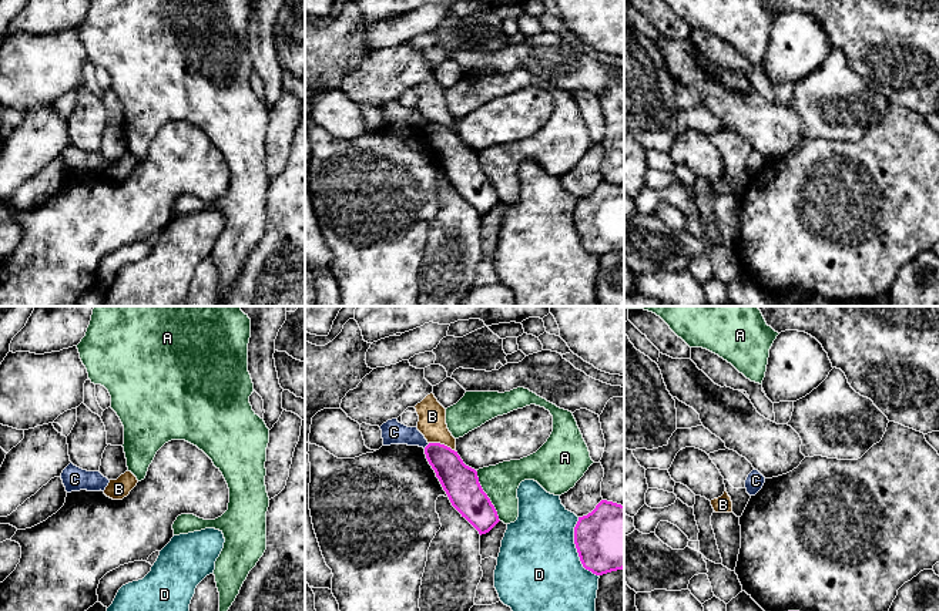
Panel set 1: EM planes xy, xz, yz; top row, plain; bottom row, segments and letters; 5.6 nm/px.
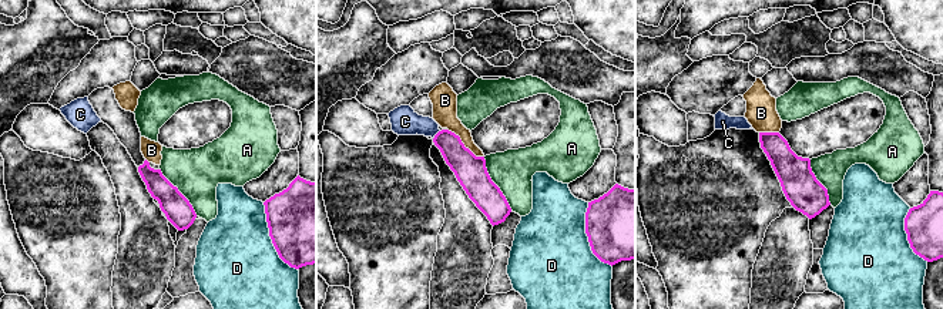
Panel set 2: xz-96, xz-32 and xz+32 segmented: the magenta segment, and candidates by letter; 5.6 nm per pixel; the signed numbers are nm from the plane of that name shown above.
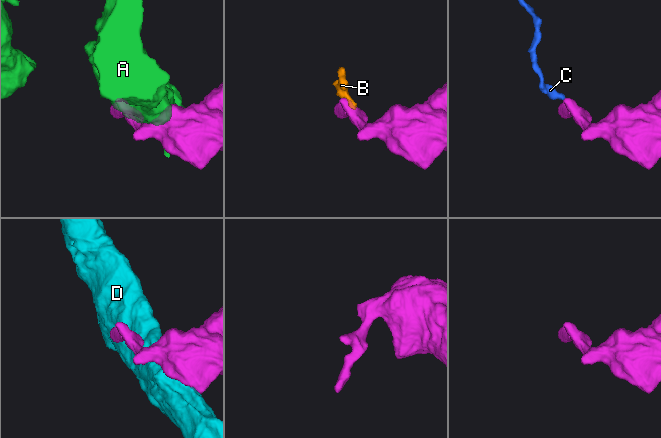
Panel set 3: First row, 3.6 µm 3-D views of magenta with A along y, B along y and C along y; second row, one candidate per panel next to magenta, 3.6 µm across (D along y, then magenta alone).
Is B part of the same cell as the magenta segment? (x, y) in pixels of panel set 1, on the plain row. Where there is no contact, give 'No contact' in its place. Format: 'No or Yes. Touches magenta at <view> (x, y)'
No. Touches magenta at xz (442, 126)

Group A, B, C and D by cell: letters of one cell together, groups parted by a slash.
A / B / C / D

